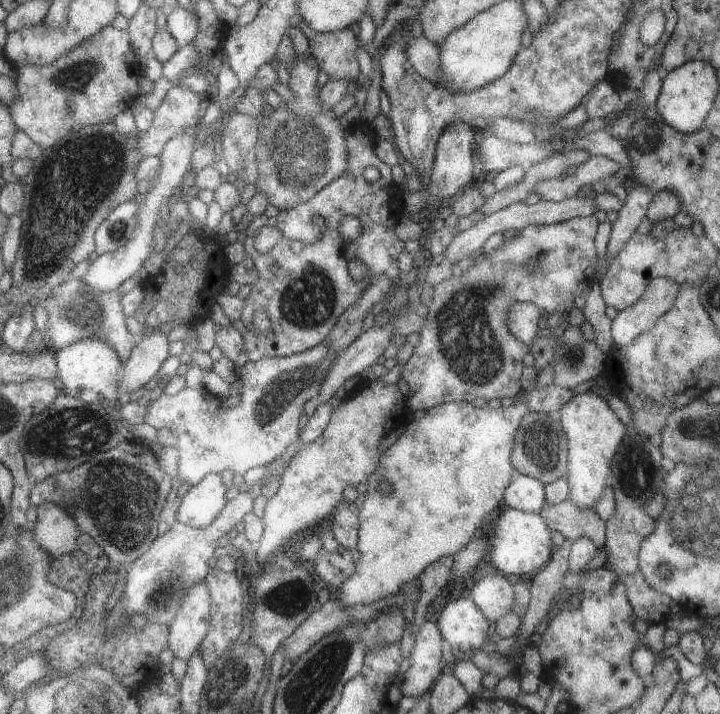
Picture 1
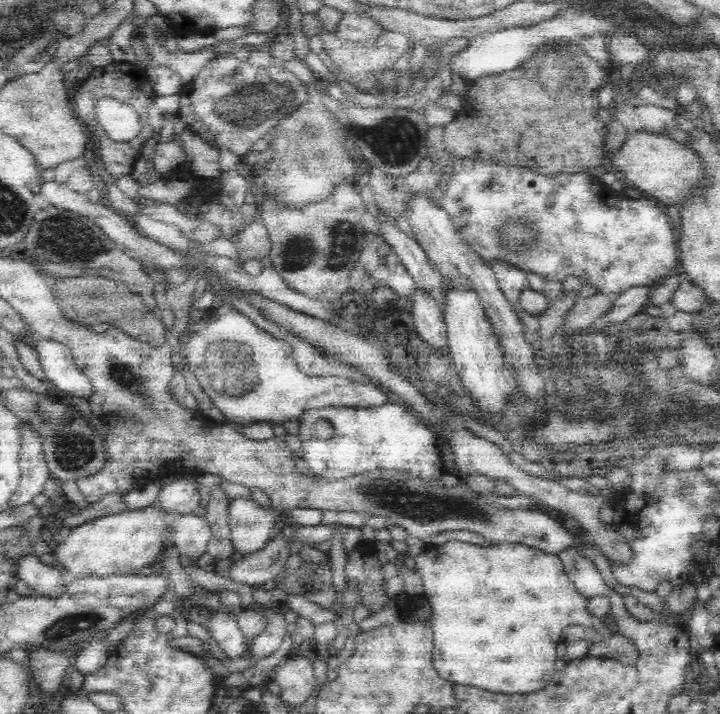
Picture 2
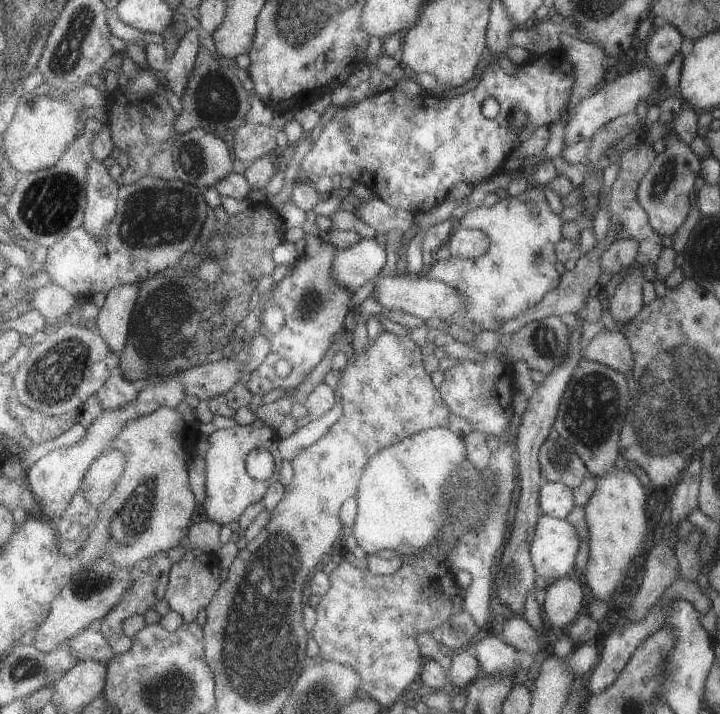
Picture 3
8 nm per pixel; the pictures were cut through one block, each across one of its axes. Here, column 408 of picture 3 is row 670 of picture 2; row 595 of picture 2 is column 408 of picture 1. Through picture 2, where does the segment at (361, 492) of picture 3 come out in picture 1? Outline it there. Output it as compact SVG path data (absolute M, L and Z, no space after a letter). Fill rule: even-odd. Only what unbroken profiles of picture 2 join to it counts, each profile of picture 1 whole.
M447 402L447 404L439 404L439 406L433 406L431 410L423 412L423 414L417 414L413 416L407 424L405 424L405 430L397 436L397 440L381 454L379 458L379 464L377 464L377 470L367 478L365 486L367 486L367 492L365 496L359 498L359 536L357 536L357 550L359 550L359 558L355 560L355 568L353 568L353 574L343 580L337 588L337 602L341 608L353 608L353 606L367 606L371 602L379 602L379 600L385 600L385 598L393 598L399 594L401 586L415 580L429 564L433 564L435 560L439 558L445 558L445 556L455 556L459 550L463 550L463 546L467 546L467 542L473 540L475 532L481 528L481 520L485 518L485 514L489 514L495 506L501 506L501 500L503 500L503 492L507 488L507 484L511 482L511 472L513 472L513 466L511 466L511 452L515 448L515 432L517 432L517 426L521 422L521 418L529 414L527 406L525 404L511 404L509 408L503 408L503 410L491 410L491 408L475 408L471 406L469 402ZM379 480L389 480L391 484L391 492L389 494L379 494L375 488L379 484Z

